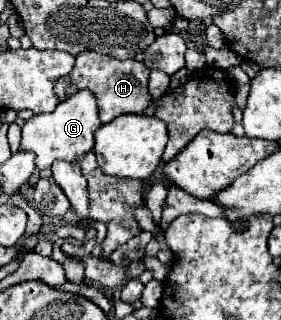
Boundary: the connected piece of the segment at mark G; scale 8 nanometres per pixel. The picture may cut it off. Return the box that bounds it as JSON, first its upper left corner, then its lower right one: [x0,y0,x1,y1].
[21,90,101,170]

